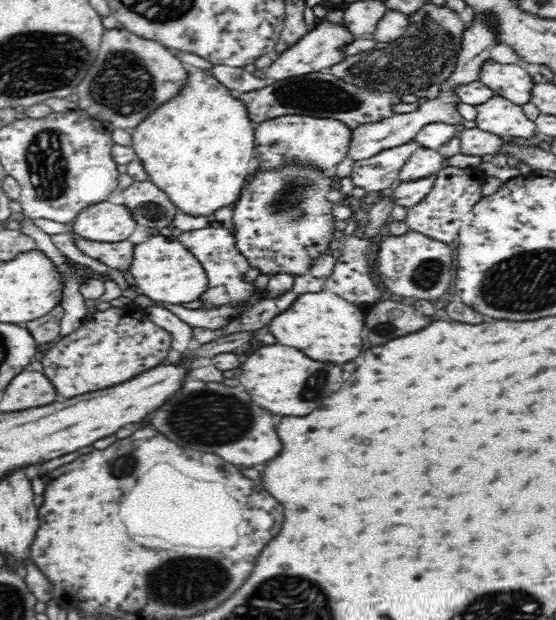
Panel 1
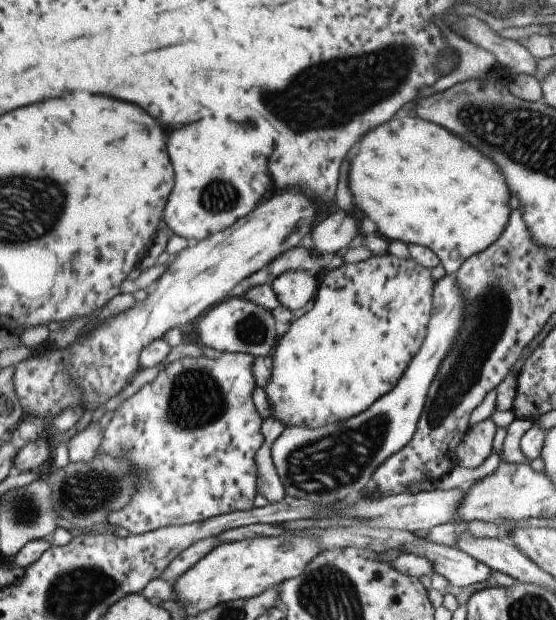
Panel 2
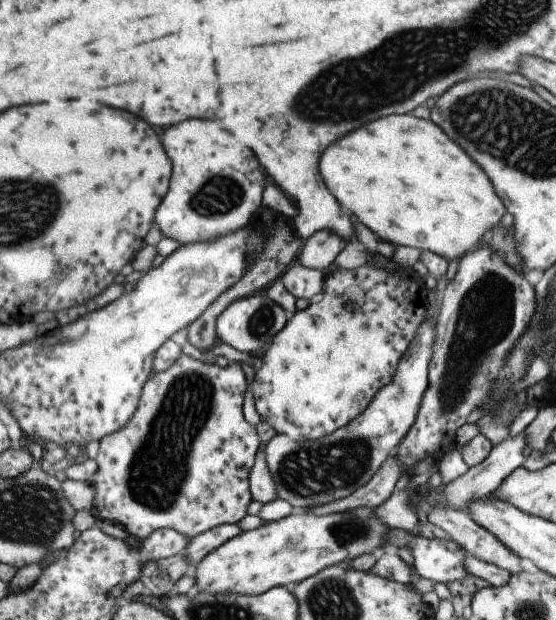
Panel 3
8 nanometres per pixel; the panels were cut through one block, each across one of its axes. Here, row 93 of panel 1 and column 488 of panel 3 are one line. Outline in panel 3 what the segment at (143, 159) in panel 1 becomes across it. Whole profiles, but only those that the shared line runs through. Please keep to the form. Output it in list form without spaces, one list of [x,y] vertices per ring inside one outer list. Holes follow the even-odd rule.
[[[409,113],[385,116],[379,120],[373,120],[365,126],[361,126],[359,130],[353,130],[349,134],[345,134],[343,138],[335,140],[333,144],[329,144],[321,156],[319,156],[319,164],[317,164],[319,176],[323,180],[323,184],[329,188],[331,196],[337,200],[337,204],[354,218],[357,218],[363,226],[367,226],[376,238],[381,241],[390,242],[393,246],[411,246],[421,251],[431,251],[445,258],[447,262],[461,258],[464,254],[478,246],[479,240],[482,240],[486,234],[499,224],[499,220],[505,214],[505,206],[499,200],[493,186],[485,176],[485,172],[477,166],[477,162],[473,162],[473,158],[469,156],[460,146],[453,144],[450,139],[437,125],[430,119],[420,119]]]

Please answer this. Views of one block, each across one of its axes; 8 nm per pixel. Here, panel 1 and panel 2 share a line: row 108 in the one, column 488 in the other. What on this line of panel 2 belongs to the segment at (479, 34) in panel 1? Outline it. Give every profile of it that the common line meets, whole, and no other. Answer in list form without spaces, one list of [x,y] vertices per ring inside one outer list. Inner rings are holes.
[[[490,418],[470,426],[464,438],[455,448],[456,464],[469,469],[480,466],[491,454],[495,430],[495,424]]]

